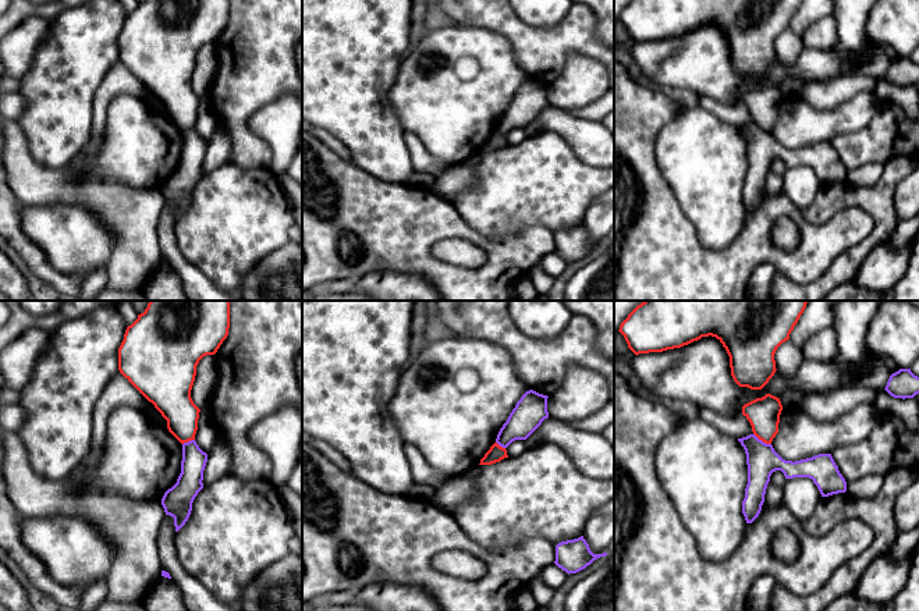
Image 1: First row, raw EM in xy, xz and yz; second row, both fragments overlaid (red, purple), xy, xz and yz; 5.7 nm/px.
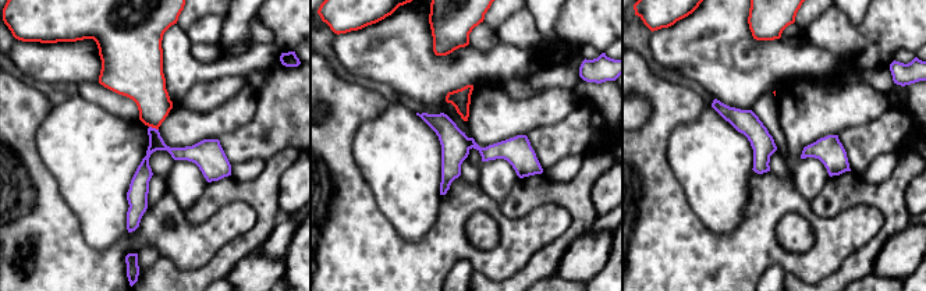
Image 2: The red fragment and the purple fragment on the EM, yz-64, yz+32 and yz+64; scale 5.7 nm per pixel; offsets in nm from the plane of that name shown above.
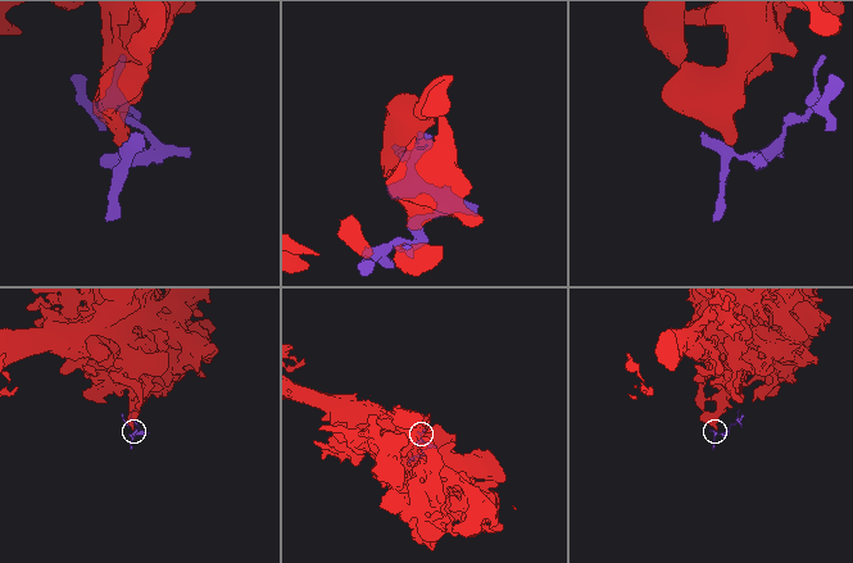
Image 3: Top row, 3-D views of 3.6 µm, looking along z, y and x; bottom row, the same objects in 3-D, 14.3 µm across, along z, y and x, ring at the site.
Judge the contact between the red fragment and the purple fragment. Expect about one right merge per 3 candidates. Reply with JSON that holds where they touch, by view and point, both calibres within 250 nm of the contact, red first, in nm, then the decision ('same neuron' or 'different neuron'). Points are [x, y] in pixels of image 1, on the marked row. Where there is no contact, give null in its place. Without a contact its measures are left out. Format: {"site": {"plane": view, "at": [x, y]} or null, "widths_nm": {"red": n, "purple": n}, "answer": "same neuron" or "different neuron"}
{"site": {"plane": "yz", "at": [762, 440]}, "widths_nm": {"red": 190, "purple": 180}, "answer": "different neuron"}

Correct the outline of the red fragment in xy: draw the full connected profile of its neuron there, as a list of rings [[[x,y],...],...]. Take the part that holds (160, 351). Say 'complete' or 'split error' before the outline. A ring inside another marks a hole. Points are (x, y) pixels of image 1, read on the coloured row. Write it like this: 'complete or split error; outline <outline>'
complete; outline [[[150,301],[143,313],[127,327],[118,348],[120,373],[162,413],[168,431],[181,443],[195,440],[201,409],[191,398],[196,366],[206,355],[214,355],[228,335],[230,301]]]

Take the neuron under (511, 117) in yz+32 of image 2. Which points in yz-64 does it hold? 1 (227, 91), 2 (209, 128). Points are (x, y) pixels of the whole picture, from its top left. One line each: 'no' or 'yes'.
1: no
2: yes

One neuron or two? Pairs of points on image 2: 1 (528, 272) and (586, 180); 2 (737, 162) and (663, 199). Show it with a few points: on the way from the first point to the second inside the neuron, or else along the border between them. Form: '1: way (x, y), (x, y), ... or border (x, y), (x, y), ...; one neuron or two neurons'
1: way (552, 254), (581, 224), (581, 203); one neuron
2: border (669, 160), (669, 166), (691, 209), (699, 219); two neurons

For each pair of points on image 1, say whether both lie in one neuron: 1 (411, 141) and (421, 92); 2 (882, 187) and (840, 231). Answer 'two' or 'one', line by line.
1: two
2: two

